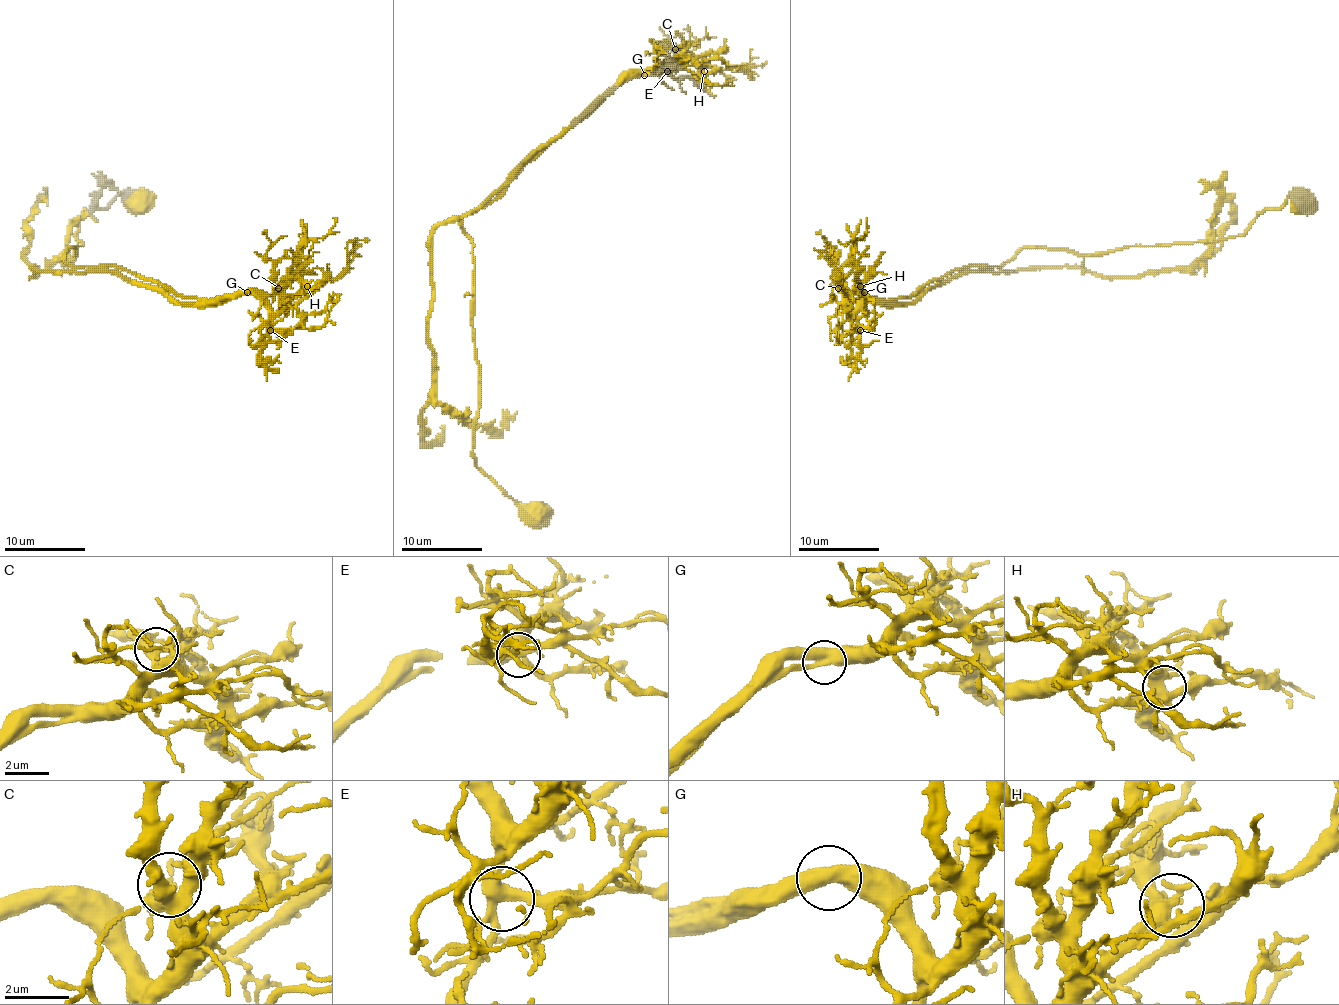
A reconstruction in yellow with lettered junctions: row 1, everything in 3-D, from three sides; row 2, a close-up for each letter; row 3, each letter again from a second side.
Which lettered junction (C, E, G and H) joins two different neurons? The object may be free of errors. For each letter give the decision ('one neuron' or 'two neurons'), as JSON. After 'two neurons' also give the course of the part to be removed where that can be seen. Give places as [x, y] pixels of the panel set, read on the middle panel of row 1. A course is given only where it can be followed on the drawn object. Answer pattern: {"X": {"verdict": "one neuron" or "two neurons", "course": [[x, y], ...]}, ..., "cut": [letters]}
{"C": {"verdict": "one neuron"}, "E": {"verdict": "one neuron"}, "G": {"verdict": "one neuron"}, "H": {"verdict": "one neuron"}, "cut": []}

